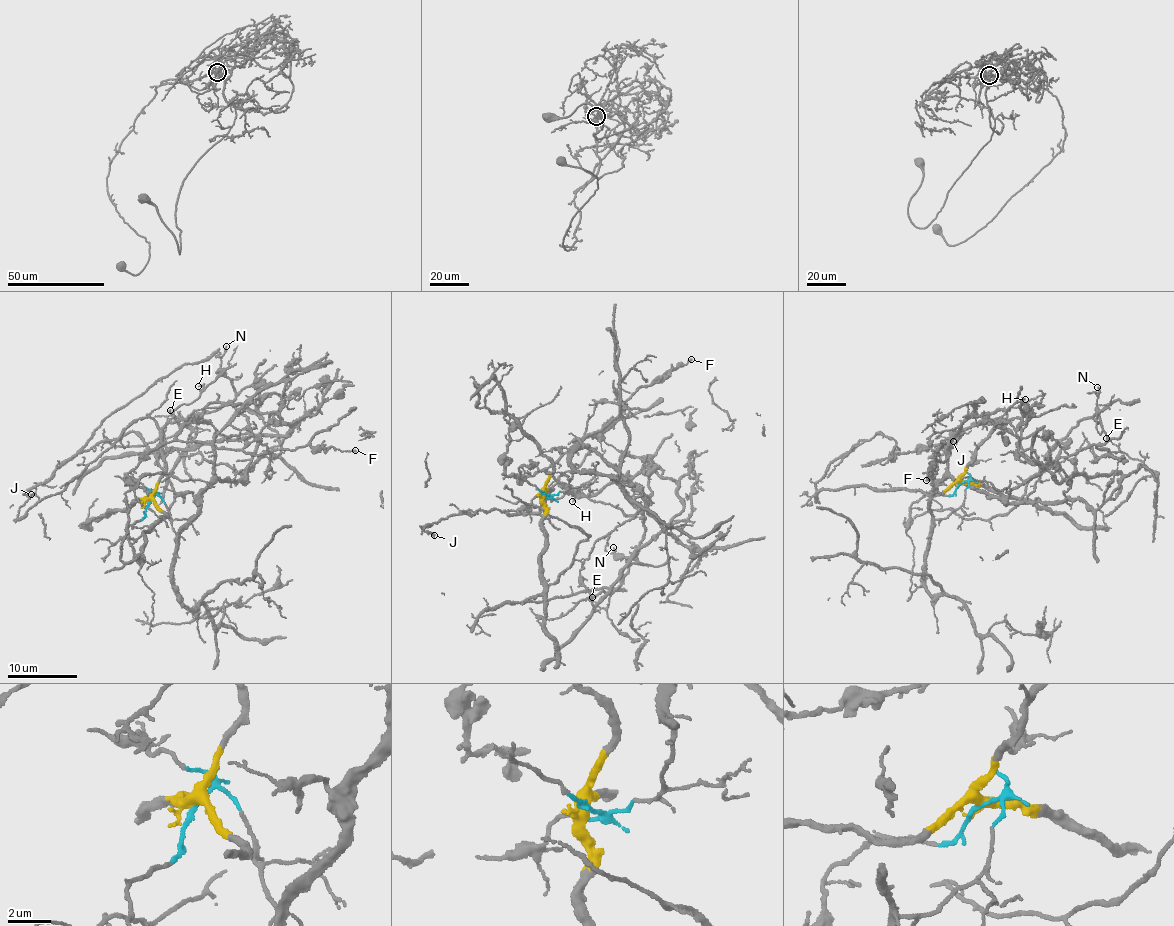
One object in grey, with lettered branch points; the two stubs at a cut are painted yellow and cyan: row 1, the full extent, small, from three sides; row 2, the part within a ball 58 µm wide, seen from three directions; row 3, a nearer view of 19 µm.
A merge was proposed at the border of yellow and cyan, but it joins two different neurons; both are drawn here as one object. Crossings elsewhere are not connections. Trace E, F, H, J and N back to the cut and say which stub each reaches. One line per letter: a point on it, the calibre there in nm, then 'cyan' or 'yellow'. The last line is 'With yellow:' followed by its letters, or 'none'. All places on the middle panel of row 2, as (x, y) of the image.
E: place (592, 597); calibre 120 nm; cyan
F: place (691, 359); calibre 170 nm; yellow
H: place (572, 501); calibre 140 nm; yellow
J: place (434, 535); calibre 200 nm; yellow
N: place (613, 547); calibre 170 nm; cyan
With yellow: F, H, J

